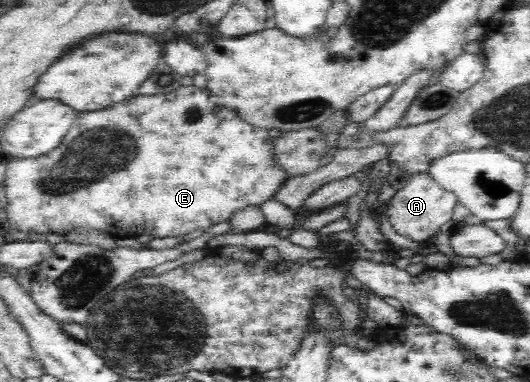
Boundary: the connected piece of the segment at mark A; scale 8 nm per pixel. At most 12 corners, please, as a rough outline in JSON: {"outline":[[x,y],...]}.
{"outline":[[429,174],[411,176],[382,213],[426,242],[459,200]]}

